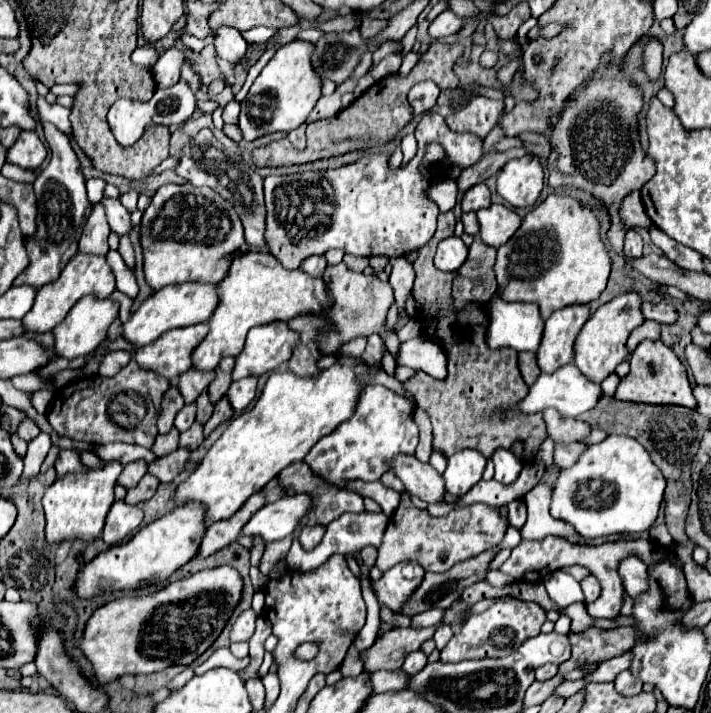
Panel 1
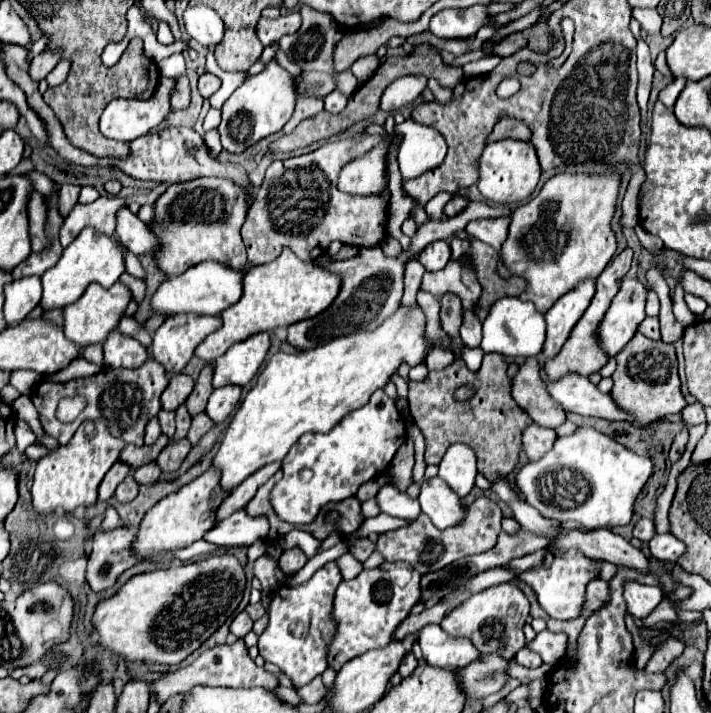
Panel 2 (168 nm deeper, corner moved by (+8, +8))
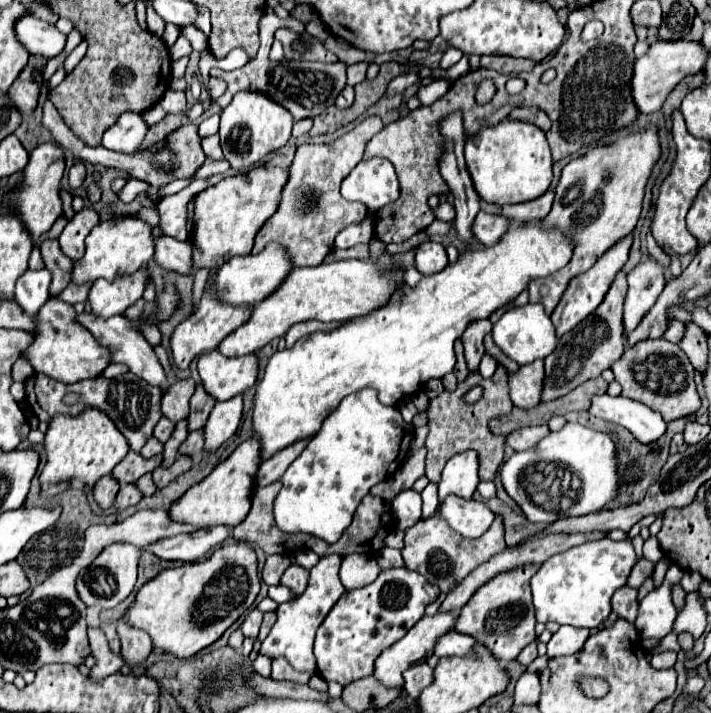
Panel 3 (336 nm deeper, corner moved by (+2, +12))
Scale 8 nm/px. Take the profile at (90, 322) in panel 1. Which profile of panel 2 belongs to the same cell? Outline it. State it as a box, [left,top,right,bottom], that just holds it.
[64,282,132,346]

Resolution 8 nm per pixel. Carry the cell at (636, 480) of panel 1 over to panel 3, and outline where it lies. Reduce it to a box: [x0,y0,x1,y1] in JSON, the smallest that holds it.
[500,422,620,524]

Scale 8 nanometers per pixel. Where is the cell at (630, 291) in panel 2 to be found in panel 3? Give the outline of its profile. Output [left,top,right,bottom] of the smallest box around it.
[624,258,664,336]

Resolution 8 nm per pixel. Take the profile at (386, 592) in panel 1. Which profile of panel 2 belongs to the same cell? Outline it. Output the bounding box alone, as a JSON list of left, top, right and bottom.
[326,566,420,672]

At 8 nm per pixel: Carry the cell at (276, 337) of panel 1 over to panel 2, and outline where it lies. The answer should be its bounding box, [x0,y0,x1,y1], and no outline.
[212,332,270,388]

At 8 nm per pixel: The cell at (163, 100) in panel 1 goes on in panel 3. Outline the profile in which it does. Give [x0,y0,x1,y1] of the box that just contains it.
[102,112,148,152]

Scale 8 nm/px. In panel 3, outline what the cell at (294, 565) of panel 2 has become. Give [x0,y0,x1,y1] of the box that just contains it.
[282,564,308,594]

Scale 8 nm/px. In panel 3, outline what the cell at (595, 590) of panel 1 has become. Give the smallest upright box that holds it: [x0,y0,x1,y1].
[612,586,638,622]

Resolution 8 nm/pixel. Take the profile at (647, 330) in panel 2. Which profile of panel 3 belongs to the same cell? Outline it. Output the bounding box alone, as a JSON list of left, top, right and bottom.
[664,320,684,342]

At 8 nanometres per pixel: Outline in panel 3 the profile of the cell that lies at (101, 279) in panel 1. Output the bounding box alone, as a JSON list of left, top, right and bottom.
[70,216,154,284]

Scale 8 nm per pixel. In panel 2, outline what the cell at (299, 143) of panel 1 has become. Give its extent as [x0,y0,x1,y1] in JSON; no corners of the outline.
[282,96,324,134]

